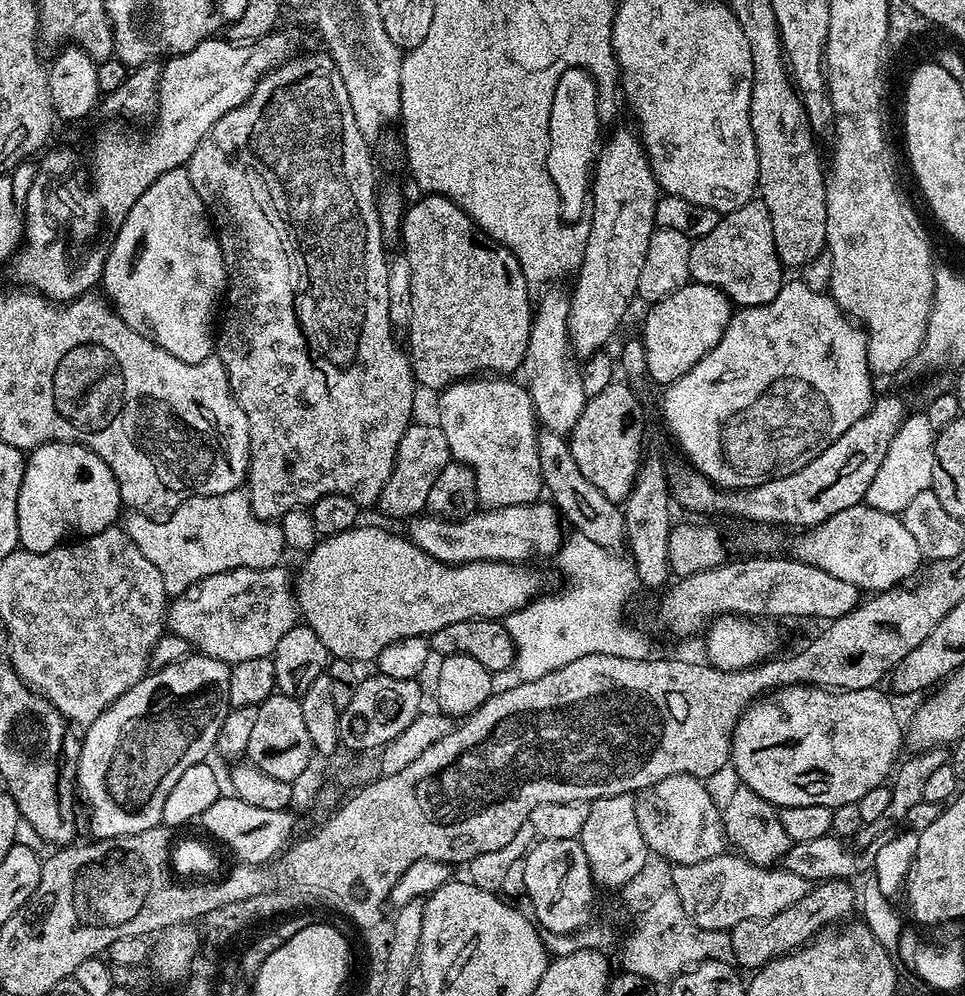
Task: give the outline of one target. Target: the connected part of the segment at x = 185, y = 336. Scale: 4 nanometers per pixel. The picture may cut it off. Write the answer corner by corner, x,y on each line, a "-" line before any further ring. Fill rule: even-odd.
187,167
175,168
166,174
162,174
162,178
155,180
150,186
150,190
146,190
146,194
142,194
142,198
138,198
138,202
134,202
134,210
130,210
130,214
126,214
126,222
122,222
122,230
118,230
118,238
110,250
102,277
102,288
105,288
103,291
106,293
107,299
126,322
126,326
130,326
138,334
145,336
147,340
153,340
159,348
174,354
174,358
178,358
182,362
197,364
205,360
207,356
213,355
214,320
212,324
212,315
215,312
217,315
218,305
225,295
227,283
228,269
224,266
224,255
220,249
220,237
210,219
208,207
202,202
202,198
198,198
198,190
194,190
194,182
190,182

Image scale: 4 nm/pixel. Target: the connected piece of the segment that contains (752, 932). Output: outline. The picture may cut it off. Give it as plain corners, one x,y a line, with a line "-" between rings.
825,880
809,887
802,902
794,902
794,906
782,910
782,914
774,914
774,918
738,922
738,926
728,932
732,943
732,960
741,969
759,970
771,960
777,960
779,956
794,952
797,948
803,948
808,941
813,940
829,926
839,925
845,918
851,917
848,915
855,904
857,907
858,892
850,885
848,880

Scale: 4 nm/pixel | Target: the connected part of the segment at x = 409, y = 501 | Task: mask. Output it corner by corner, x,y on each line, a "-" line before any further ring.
409,424
402,434
402,442
398,442
394,470
390,478
386,478
386,486
382,486
378,508
390,519
404,520
403,522
421,515
428,507
430,489
434,486
438,474
442,474
442,470
446,470
450,463
453,463
450,442
446,442
446,434
442,434
439,425

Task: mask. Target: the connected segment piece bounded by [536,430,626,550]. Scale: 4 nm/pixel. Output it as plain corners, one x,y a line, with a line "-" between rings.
537,431
538,466
540,467
540,482
545,493
550,495
551,503
560,511
561,517
575,531
582,533
598,545
613,550
619,549
625,543
624,513
621,505
615,500
606,498
582,470
578,470
578,462
574,462
574,454
570,450
567,439
556,432

